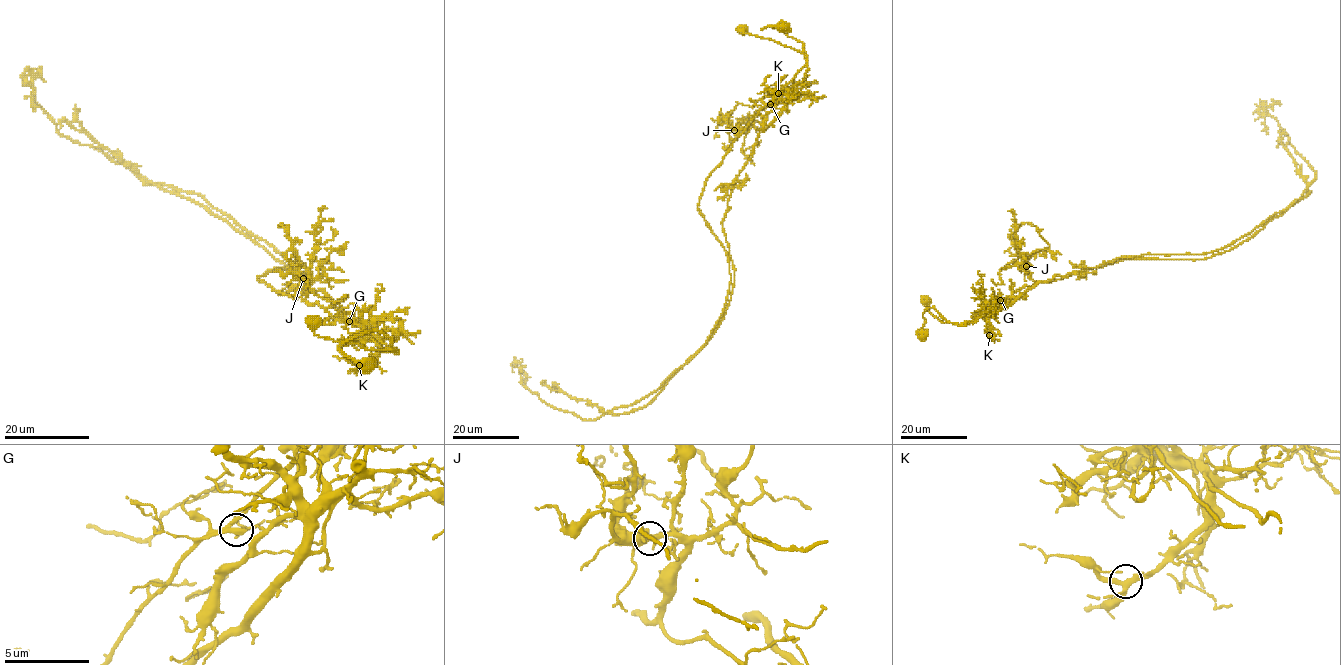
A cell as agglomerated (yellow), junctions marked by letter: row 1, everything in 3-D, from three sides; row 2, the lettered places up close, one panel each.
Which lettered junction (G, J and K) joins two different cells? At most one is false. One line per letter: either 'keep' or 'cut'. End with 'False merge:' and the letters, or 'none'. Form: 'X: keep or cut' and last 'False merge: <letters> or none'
G: cut
J: keep
K: keep
False merge: G

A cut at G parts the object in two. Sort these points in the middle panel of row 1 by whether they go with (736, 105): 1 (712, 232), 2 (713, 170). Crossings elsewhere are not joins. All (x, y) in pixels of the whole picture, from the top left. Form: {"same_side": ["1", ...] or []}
{"same_side": ["1", "2"]}

